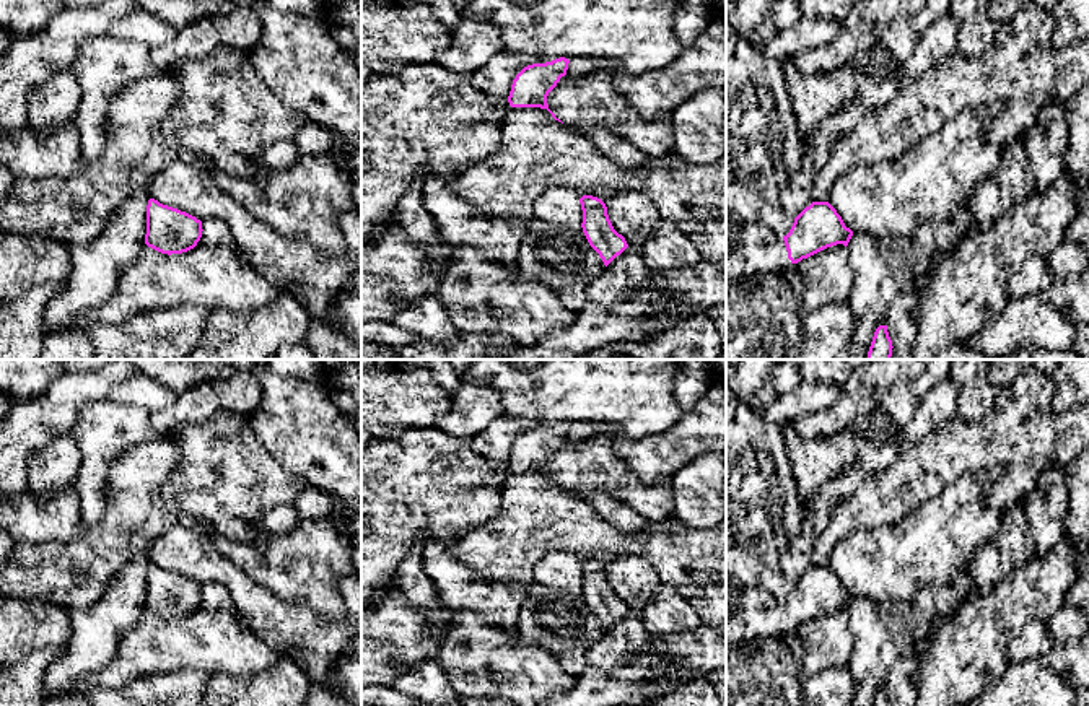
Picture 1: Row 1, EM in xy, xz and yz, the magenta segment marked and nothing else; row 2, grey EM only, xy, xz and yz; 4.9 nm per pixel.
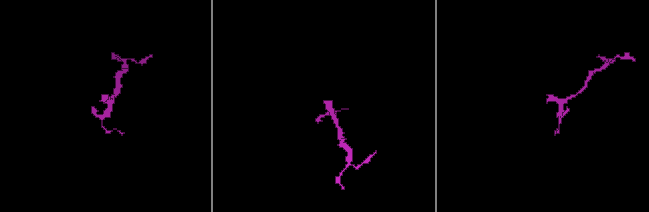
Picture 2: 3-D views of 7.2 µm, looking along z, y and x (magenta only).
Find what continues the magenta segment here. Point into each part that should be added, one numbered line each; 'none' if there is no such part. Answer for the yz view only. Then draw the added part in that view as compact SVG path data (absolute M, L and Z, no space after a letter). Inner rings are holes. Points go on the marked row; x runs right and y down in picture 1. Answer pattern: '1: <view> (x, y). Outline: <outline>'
1: yz (751, 249). Outline: M726 208L726 283L767 272L785 272L791 260L781 236L747 223Z

